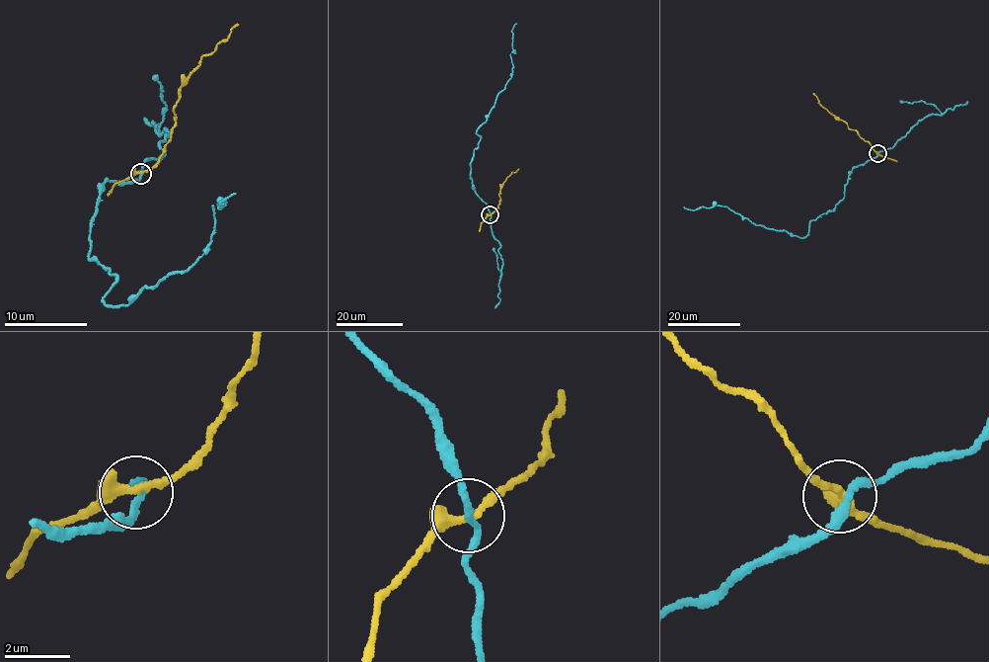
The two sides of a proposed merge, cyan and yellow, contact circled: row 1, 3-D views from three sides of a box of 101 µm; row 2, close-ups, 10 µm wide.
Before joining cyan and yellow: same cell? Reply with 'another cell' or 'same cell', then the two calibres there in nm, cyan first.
another cell; 240 nm thick on the cyan side, 280 nm on the other

